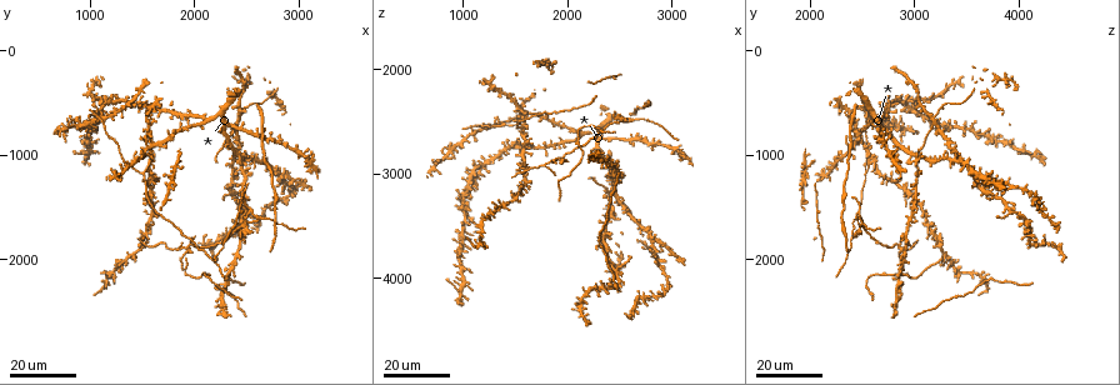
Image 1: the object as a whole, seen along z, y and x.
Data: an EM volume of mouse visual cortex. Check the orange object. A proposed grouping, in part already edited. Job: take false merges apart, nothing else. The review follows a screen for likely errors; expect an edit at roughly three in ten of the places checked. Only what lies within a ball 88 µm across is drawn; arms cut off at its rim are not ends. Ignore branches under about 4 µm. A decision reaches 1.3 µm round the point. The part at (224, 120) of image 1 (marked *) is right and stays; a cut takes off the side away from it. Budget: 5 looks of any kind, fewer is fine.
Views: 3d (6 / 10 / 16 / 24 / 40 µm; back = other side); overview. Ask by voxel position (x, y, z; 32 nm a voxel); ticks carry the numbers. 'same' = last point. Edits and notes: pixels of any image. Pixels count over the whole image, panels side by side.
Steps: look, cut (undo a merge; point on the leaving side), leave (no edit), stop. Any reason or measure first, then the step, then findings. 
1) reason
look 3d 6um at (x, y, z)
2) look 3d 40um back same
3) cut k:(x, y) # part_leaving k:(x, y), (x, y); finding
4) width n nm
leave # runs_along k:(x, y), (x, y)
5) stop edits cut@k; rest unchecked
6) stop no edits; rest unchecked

side arm on a straight run
look 3d 24um at (2420, 680, 3180)

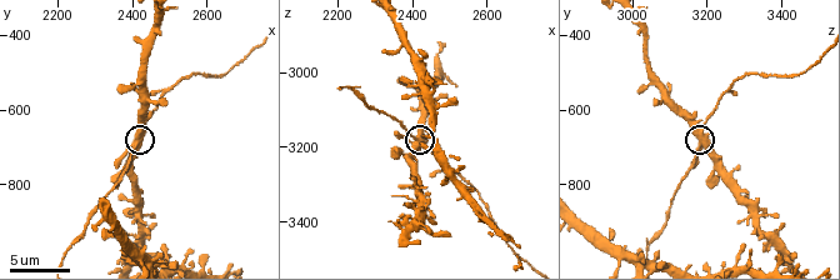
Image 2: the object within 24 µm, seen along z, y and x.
look 3d 10um at (2420, 690, 3190)

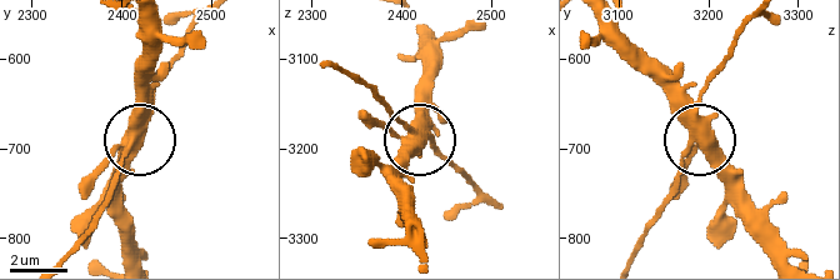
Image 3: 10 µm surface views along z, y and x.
side_arm 16 um
cut 3:(703, 88) # part_leaving 3:(693, 126), (703, 85), (748, 21); a second neuron is stuck on

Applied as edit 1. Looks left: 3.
look overview

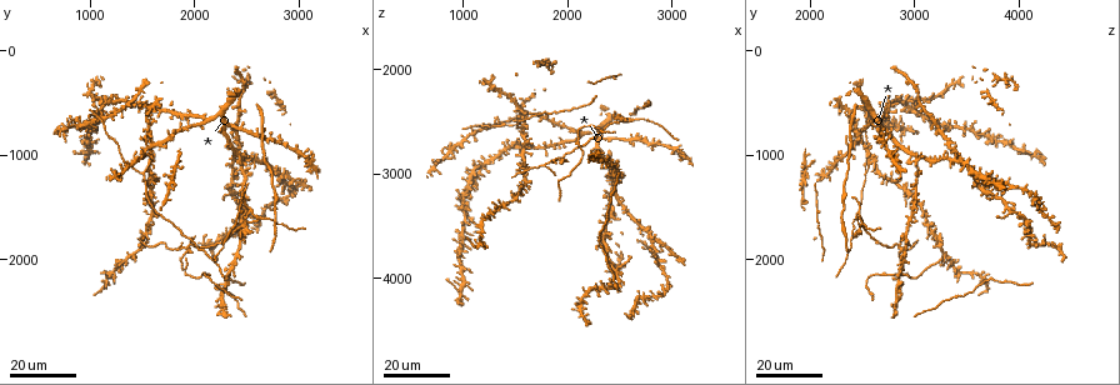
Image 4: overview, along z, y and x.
look 3d 16um at (1580, 1060, 2560)

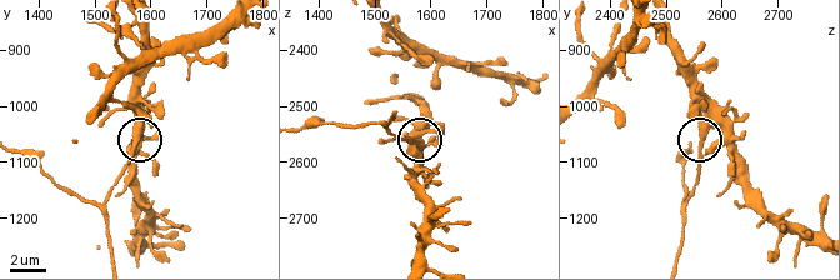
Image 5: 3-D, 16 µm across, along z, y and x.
look 3d 6um at (1575, 1060, 2570)

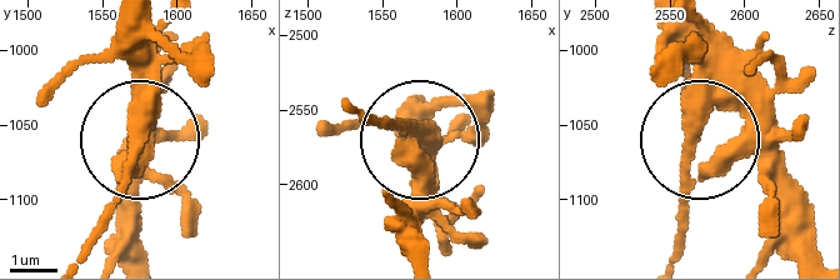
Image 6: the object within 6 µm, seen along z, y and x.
width 370 nm
leave # runs_along 6:(430, 110), (426, 134), (363, 119); one neuron here

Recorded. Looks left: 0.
stop edits cut@3; rest unchecked

